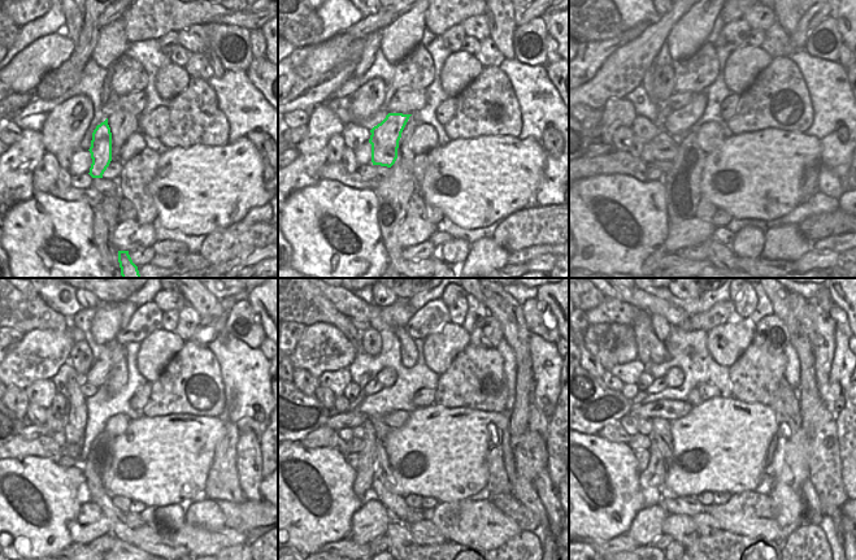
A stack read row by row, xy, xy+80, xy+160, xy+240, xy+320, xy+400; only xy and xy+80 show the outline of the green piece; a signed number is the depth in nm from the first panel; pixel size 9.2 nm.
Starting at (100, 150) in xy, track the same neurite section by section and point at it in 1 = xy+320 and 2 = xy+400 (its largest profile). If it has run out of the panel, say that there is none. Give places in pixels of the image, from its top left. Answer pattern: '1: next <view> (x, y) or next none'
1: next xy+320 (360, 311)
2: next xy+400 (652, 305)

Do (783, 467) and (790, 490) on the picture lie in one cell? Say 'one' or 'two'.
one

